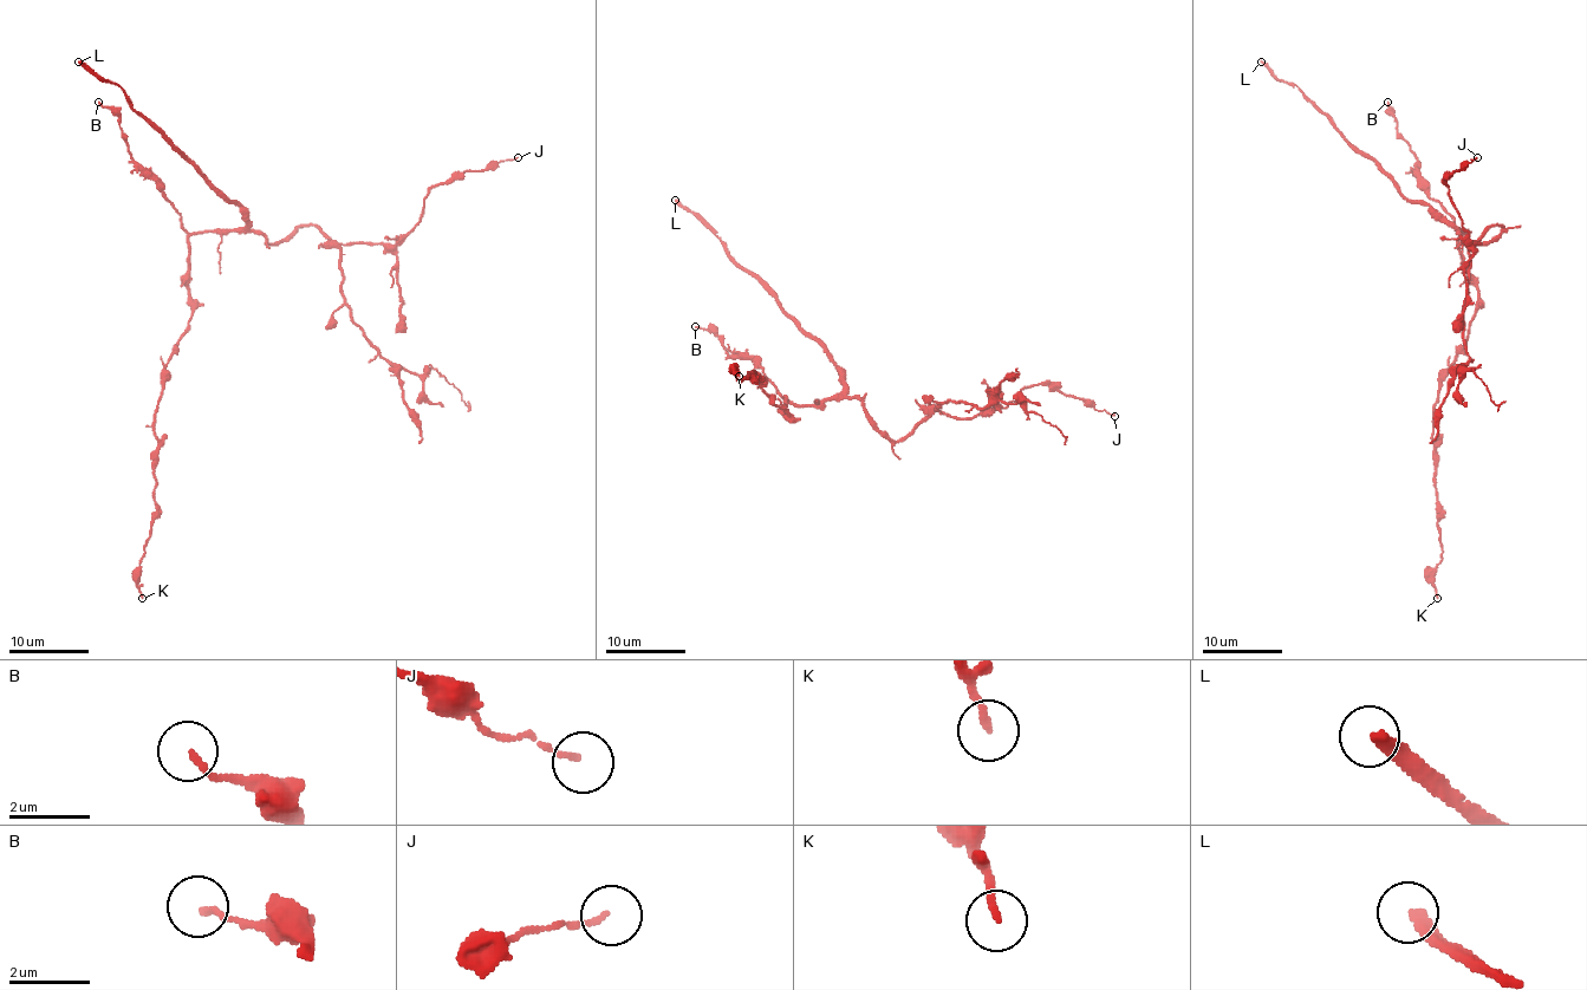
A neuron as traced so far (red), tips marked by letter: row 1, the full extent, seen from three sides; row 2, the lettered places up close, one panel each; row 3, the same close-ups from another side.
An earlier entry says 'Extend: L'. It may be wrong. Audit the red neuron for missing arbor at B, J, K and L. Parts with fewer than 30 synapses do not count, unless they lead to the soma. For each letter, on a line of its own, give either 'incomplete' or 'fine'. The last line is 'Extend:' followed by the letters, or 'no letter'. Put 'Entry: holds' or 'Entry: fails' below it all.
B: fine
J: fine
K: fine
L: incomplete
Extend: L
Entry: holds

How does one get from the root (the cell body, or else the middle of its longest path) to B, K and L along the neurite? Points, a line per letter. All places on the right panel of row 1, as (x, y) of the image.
B: (1465, 232), (1429, 196), (1415, 154), (1397, 131), (1397, 119), (1387, 102)
K: (1465, 232), (1458, 252), (1477, 290), (1475, 318), (1432, 410), (1443, 547), (1435, 572), (1437, 598)
L: (1465, 232), (1445, 223), (1426, 206), (1409, 200), (1295, 84), (1281, 82), (1261, 62)

